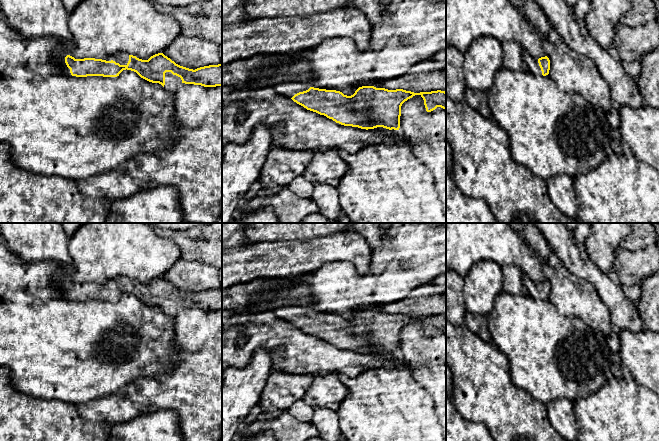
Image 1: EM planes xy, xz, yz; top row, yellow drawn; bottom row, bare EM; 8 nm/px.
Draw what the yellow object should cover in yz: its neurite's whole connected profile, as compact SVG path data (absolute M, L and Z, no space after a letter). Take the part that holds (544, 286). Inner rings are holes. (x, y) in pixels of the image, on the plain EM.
M525 277L523 282L529 292L529 296L531 296L532 298L537 300L546 300L549 298L550 284L547 280L535 283L530 278Z

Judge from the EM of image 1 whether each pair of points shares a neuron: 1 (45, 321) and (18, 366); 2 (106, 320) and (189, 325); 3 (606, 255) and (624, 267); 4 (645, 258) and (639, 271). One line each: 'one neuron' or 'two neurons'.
1: one neuron
2: two neurons
3: two neurons
4: one neuron

